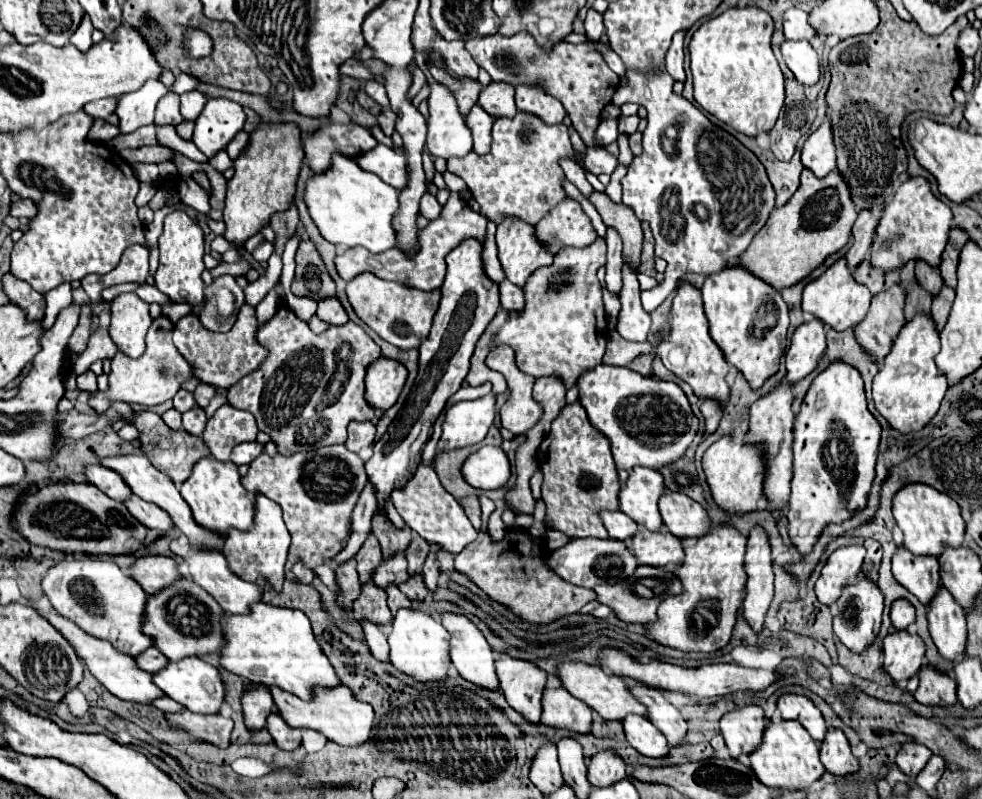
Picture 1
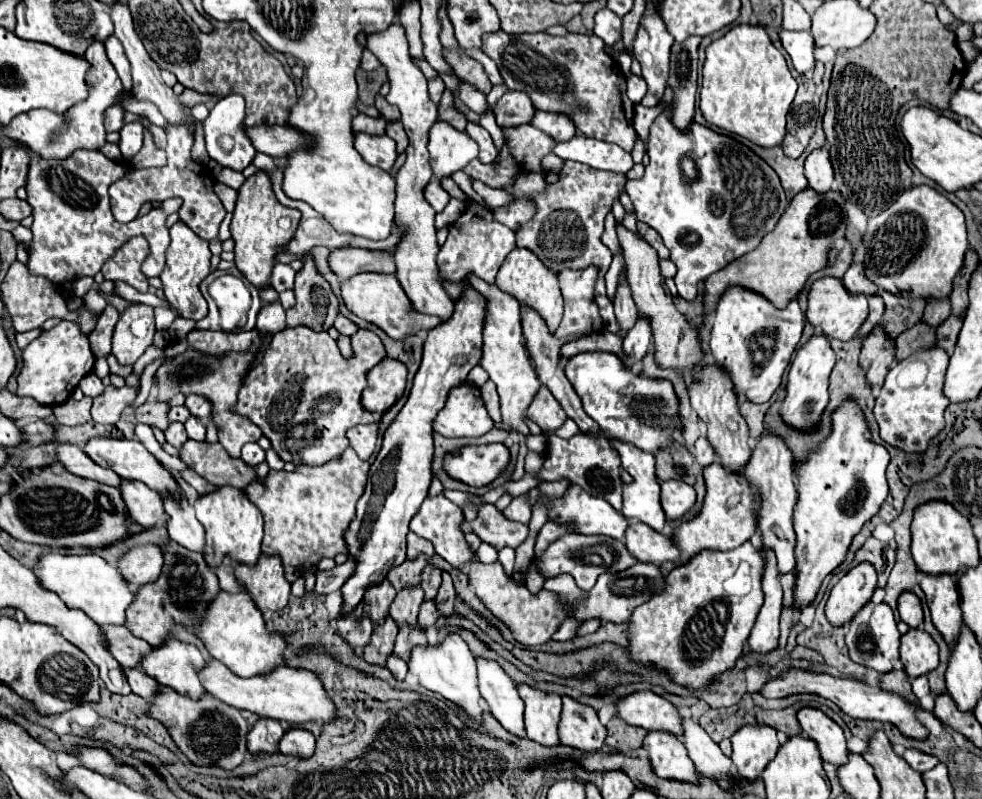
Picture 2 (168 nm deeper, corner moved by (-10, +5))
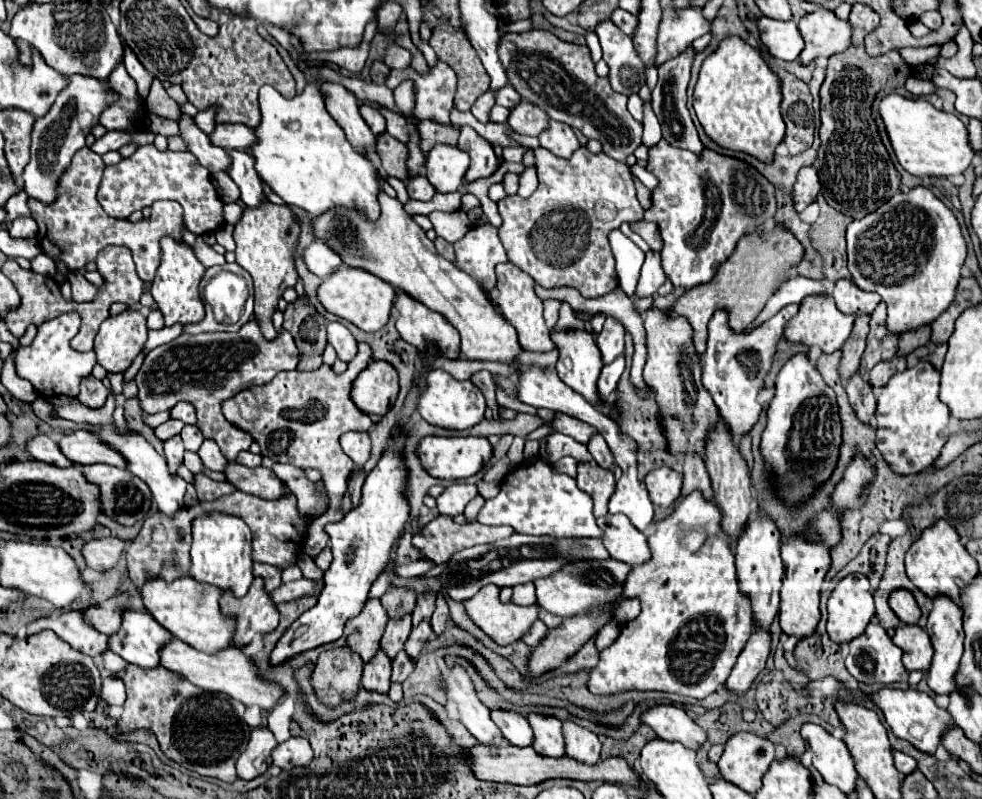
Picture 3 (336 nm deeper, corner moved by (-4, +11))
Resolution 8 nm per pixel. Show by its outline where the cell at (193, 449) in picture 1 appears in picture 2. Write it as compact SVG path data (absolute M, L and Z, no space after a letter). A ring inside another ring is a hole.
M189 439L181 449L181 459L207 481L223 487L231 485L235 489L245 489L251 481L259 481L253 467L245 465L241 459L233 459L221 447L221 443L209 445Z

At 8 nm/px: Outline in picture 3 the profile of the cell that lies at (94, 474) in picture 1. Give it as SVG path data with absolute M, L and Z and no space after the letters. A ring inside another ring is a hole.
M47 435L33 437L27 443L27 451L37 461L45 461L45 463L51 463L51 465L57 465L57 467L77 467L77 469L83 469L83 465L77 465L71 459L67 459L63 455L63 451L57 447L57 443L51 437L47 437Z

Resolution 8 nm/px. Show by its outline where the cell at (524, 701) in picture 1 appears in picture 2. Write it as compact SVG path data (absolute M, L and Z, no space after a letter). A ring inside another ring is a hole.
M519 685L519 695L525 701L527 737L545 747L559 745L557 725L561 715L561 697L535 691L527 685Z

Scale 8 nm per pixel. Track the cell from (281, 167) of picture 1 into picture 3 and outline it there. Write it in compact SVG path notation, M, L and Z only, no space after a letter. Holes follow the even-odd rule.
M271 201L261 203L259 207L245 207L241 219L235 223L235 257L237 263L253 277L255 287L255 319L261 323L261 331L267 339L275 337L275 327L271 315L277 307L279 297L285 287L293 287L297 281L297 271L293 263L293 253L297 249L301 235L301 223L287 205L275 205Z

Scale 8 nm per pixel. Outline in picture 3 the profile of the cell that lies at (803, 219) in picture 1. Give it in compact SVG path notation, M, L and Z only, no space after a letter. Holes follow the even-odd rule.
M775 225L771 231L745 235L745 239L737 243L731 259L719 267L717 275L709 283L703 283L685 291L677 299L677 303L671 307L673 313L685 315L689 323L693 325L697 353L699 355L703 353L705 339L707 339L707 323L715 309L731 311L729 325L733 329L745 329L761 313L767 299L775 295L779 287L789 279L789 271L797 267L803 261L803 257L805 257L803 245L783 225Z

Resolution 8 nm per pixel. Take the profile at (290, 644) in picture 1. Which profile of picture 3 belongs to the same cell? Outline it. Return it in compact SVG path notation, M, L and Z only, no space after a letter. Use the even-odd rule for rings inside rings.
M193 577L175 579L175 583L165 583L163 579L151 579L141 589L141 597L145 607L151 611L157 623L167 627L177 639L201 649L209 655L215 655L227 647L233 647L235 639L235 615L225 615L219 607L221 591L217 587L199 583Z

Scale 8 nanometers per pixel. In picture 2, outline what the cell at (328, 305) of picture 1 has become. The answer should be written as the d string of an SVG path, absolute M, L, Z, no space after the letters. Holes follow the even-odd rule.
M337 315L337 319L335 319L335 329L337 329L341 335L347 335L347 337L351 337L351 335L357 333L357 325L351 323L351 321L349 321L347 317L343 317L343 315Z

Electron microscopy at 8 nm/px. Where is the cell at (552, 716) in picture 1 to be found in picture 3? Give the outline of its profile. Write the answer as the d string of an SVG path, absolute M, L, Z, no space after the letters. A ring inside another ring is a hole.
M565 719L563 721L563 739L565 739L565 753L569 757L579 759L589 765L599 761L601 741L593 731L573 723L571 719Z

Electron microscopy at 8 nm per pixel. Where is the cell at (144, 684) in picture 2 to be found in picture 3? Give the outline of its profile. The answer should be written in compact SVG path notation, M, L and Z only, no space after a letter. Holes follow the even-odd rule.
M107 651L105 655L103 655L103 665L105 665L105 669L107 669L107 673L121 673L123 671L123 667L127 669L127 661L123 659L123 657L119 657L117 653L113 653L113 651Z

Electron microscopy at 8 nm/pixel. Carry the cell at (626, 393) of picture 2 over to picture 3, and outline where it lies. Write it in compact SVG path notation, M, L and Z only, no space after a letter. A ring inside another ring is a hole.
M551 331L551 339L553 343L559 347L559 361L557 361L557 375L561 375L561 381L565 385L569 385L573 391L577 391L579 395L585 397L585 401L589 401L591 405L601 405L603 409L611 411L615 407L615 403L609 401L601 401L599 393L597 393L597 379L599 379L599 371L603 367L603 357L599 347L595 345L593 335L589 335L587 331Z

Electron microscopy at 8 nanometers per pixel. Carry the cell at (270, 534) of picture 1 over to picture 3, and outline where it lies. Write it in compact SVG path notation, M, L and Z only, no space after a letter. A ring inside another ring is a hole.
M255 577L245 597L235 597L233 591L223 591L221 611L237 615L235 645L251 643L255 633L269 633L279 623L279 611L271 595L265 591L263 577Z

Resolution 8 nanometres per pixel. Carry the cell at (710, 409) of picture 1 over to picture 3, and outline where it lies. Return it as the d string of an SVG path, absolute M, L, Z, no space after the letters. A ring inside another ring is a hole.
M691 453L685 457L683 463L683 495L691 493L691 491L703 491L705 497L713 497L713 487L711 487L711 477L709 471L705 467L705 461L701 455Z

